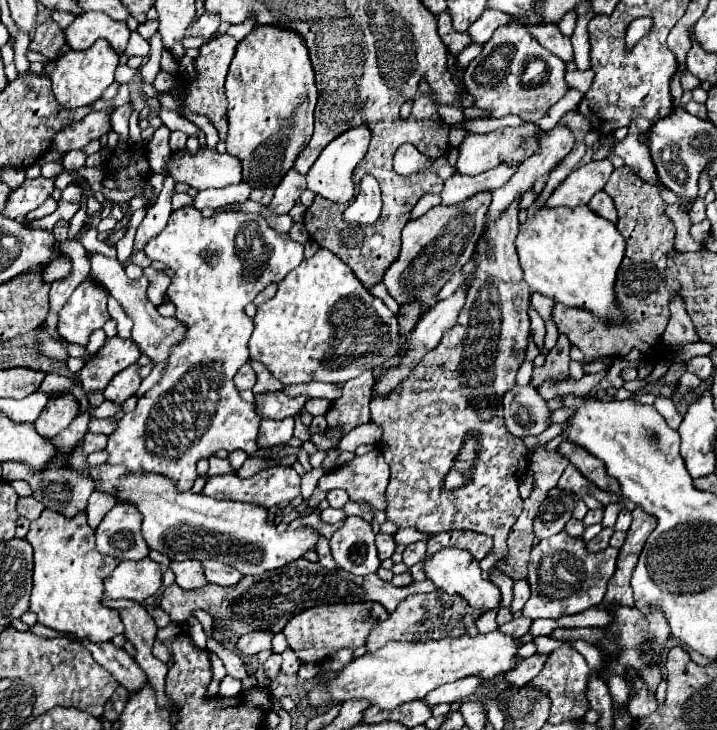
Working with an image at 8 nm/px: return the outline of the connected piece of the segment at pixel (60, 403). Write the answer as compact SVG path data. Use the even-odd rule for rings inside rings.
M58 395L58 397L50 397L44 411L40 413L40 417L36 419L36 431L38 435L50 439L56 433L60 433L62 429L66 429L76 415L80 413L80 403L70 395Z

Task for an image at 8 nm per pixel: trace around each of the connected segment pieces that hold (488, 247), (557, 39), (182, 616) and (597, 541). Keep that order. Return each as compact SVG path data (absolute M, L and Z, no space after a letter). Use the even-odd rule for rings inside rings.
M518 201L512 203L504 215L486 227L486 241L480 243L480 267L472 275L466 305L462 307L458 321L448 329L434 351L430 351L410 373L398 389L394 389L386 399L372 399L370 413L372 421L380 423L384 433L378 443L386 463L390 465L390 485L386 489L386 515L398 527L416 527L426 533L440 533L452 529L478 531L494 539L494 547L480 567L490 571L496 563L504 561L508 555L508 533L522 511L522 497L518 493L518 477L528 467L528 449L522 439L516 439L504 425L502 401L504 391L516 385L516 371L524 361L524 351L528 345L530 319L528 301L530 289L522 279L520 259L516 255L516 235L518 235ZM466 443L474 443L472 477L468 485L448 491L444 487L446 473L454 467L460 451Z
M542 23L542 25L530 25L528 31L530 31L530 35L534 39L540 41L542 47L546 47L550 53L558 55L564 63L572 61L570 39L564 37L556 25L546 25L546 23Z
M296 559L288 563L288 567L280 567L276 571L266 571L264 575L248 575L242 577L240 583L232 587L218 587L218 585L204 585L200 589L184 591L178 585L170 585L162 593L160 607L170 615L174 623L186 623L194 617L194 611L204 609L212 615L214 621L220 623L224 631L234 635L246 635L252 631L270 631L280 633L284 625L292 619L292 615L302 613L304 609L324 605L324 603L354 603L354 601L376 601L392 613L402 599L412 593L428 593L436 591L432 581L410 583L408 587L394 587L392 583L382 581L376 573L366 577L356 577L344 569L326 569L320 563L312 563L308 559Z
M606 527L606 529L602 529L592 541L588 541L588 549L590 549L590 551L602 551L602 549L606 549L606 547L610 545L610 537L612 537L612 533L614 533L614 527Z

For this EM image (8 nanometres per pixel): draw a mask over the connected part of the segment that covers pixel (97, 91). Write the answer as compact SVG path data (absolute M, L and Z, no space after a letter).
M98 39L90 49L86 51L68 51L64 53L54 69L50 71L52 91L56 95L56 101L66 109L78 109L82 105L92 105L102 97L106 87L114 81L114 69L118 67L118 53L112 51L110 43L104 39Z

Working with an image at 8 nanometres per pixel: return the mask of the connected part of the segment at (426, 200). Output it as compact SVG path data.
M424 195L416 205L414 205L414 209L412 209L412 213L410 213L410 219L418 219L422 213L426 213L428 209L432 209L434 205L438 205L440 203L440 195Z

